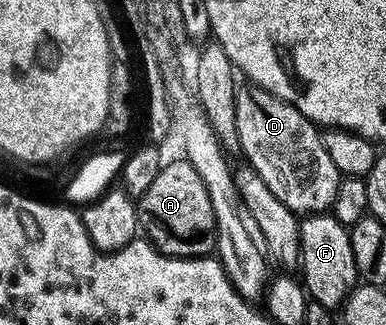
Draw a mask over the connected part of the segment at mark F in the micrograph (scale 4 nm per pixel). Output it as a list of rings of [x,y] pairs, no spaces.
[[[328,212],[308,214],[299,224],[299,252],[301,279],[308,296],[322,305],[340,306],[359,281],[348,228]]]

